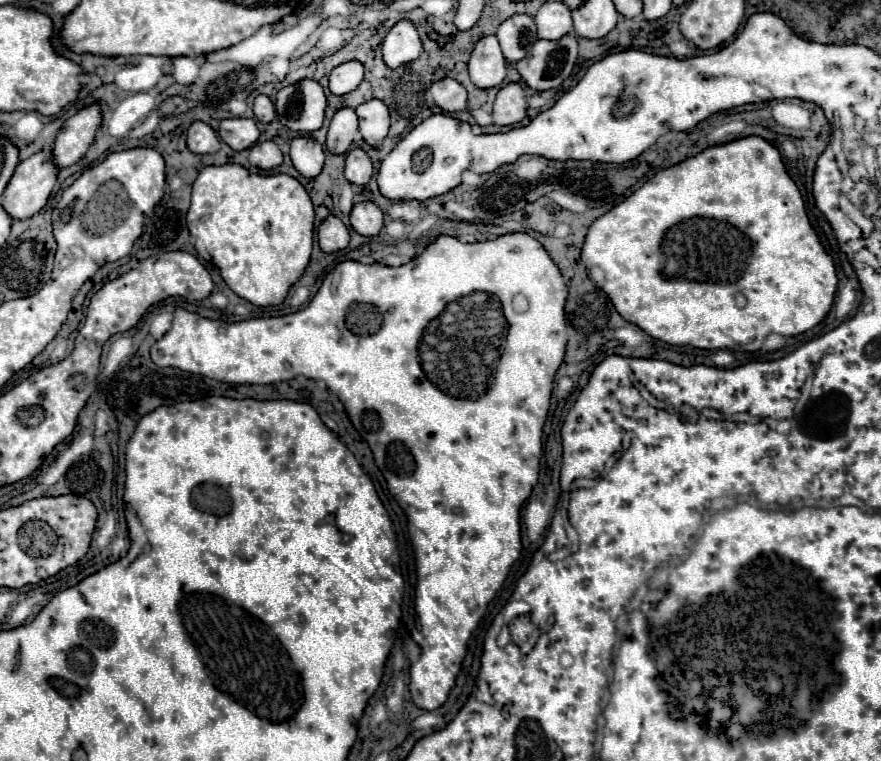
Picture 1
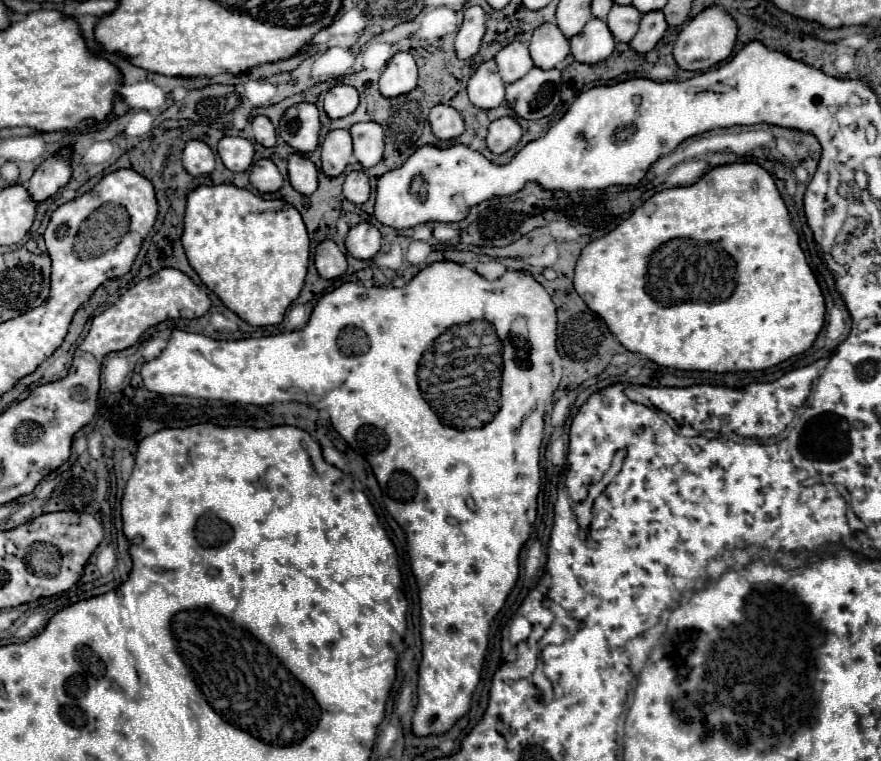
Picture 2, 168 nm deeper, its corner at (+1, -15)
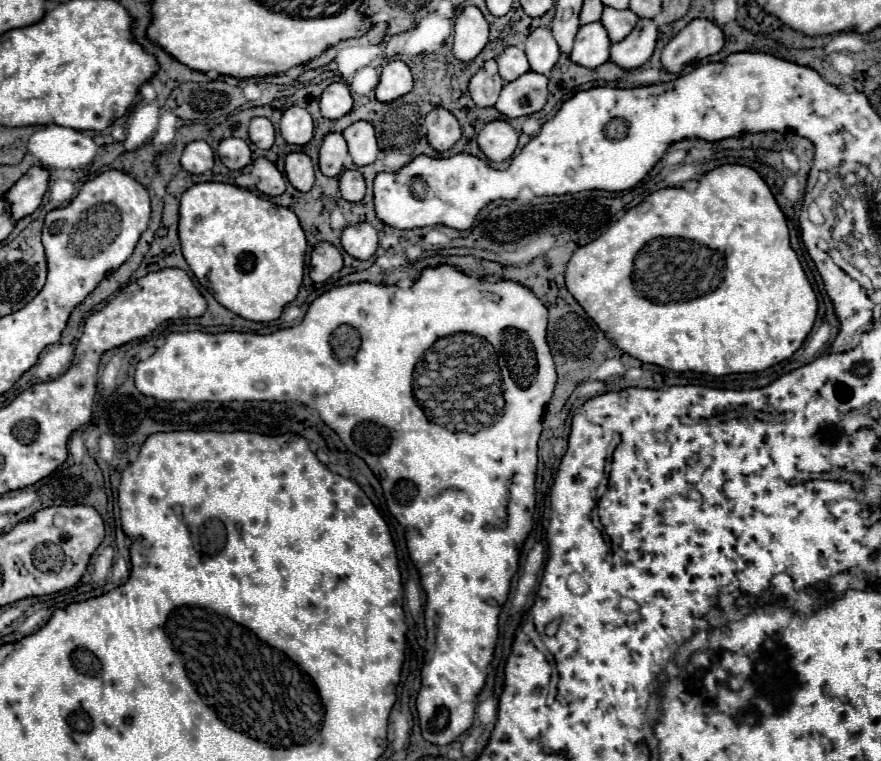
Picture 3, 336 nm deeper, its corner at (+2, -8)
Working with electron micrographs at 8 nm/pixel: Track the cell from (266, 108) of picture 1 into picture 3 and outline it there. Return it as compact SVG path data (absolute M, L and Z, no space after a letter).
M252 118L250 120L250 140L258 148L262 148L262 150L272 148L274 136L276 136L276 132L274 132L274 126L268 118Z

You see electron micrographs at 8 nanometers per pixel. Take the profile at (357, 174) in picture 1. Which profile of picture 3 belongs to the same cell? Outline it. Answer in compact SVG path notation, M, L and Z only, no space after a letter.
M344 170L340 176L340 194L348 202L360 202L366 192L364 176L358 170Z

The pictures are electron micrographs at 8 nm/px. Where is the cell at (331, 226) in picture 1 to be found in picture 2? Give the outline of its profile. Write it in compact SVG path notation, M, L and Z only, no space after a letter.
M323 241L315 249L315 267L323 279L337 279L347 271L347 259L333 241Z

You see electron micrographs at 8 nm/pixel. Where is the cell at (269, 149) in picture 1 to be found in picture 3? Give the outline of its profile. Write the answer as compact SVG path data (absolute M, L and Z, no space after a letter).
M260 156L252 164L252 178L256 182L256 188L266 196L278 196L286 188L284 176L278 172L278 168L264 156Z

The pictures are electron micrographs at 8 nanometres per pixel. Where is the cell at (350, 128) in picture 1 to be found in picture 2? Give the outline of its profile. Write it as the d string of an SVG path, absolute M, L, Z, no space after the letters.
M335 129L331 131L323 145L321 145L321 169L327 177L337 177L345 171L349 165L349 159L353 155L351 149L351 135L345 129Z

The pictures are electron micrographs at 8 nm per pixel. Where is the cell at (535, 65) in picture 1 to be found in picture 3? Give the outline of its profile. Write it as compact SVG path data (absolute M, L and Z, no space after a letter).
M526 72L520 78L504 84L496 108L506 118L528 116L540 112L548 98L548 76L538 72Z

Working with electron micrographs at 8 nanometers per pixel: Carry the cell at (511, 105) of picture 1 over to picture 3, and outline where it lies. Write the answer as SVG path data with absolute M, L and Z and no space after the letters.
M492 120L478 134L478 146L490 160L502 162L516 150L518 132L510 126L508 120Z

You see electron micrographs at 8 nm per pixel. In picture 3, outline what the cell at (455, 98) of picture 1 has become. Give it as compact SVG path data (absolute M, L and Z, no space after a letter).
M436 106L426 116L426 138L428 138L430 146L436 148L438 152L452 148L460 140L460 136L462 136L460 124L450 110Z

